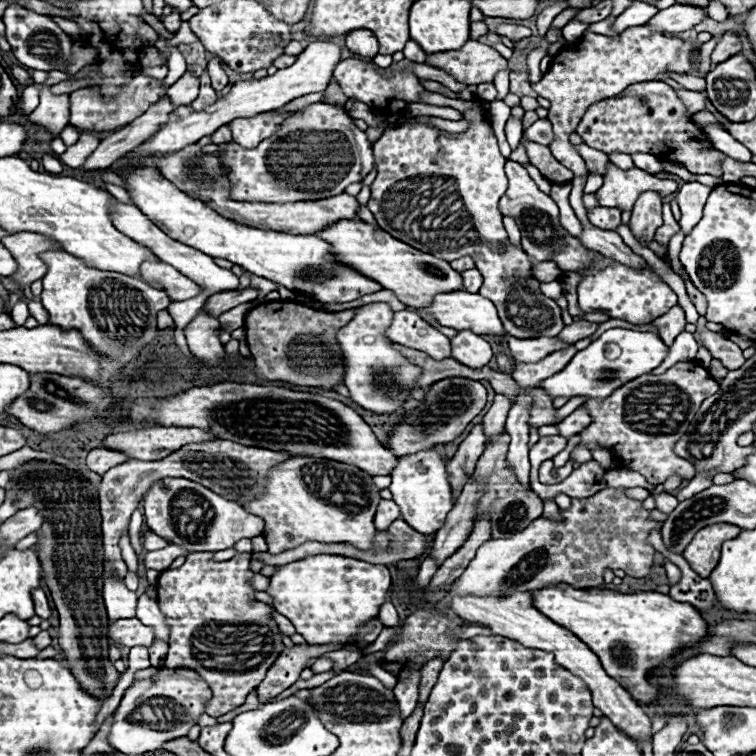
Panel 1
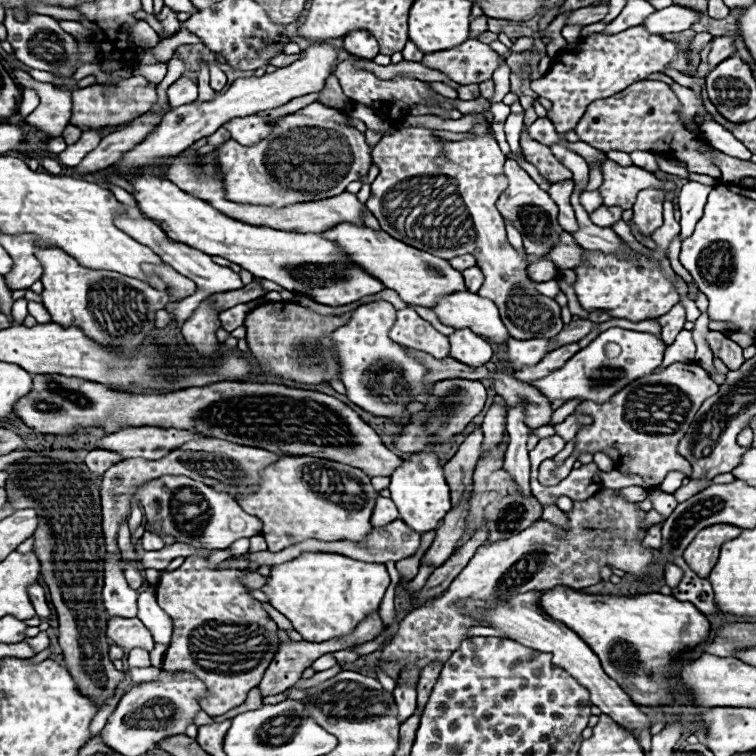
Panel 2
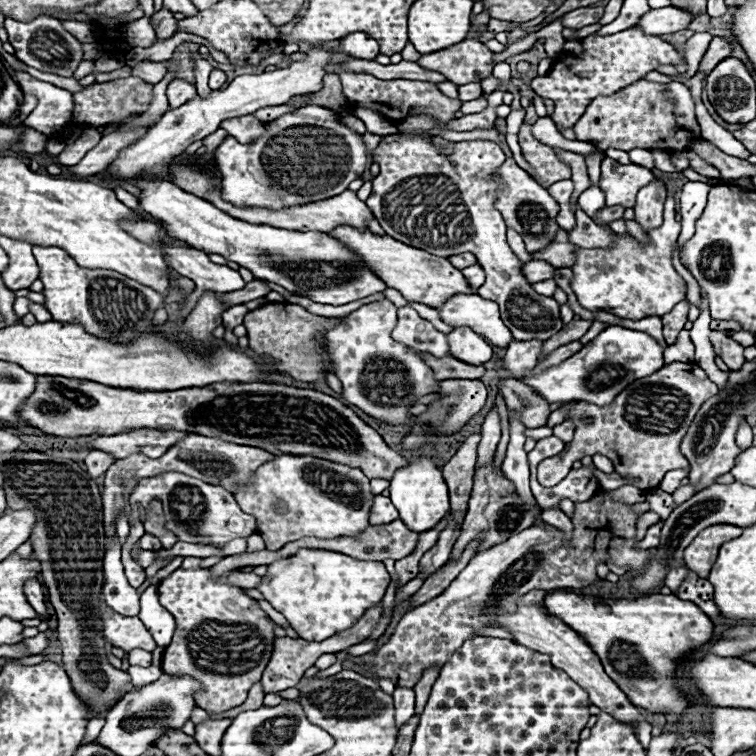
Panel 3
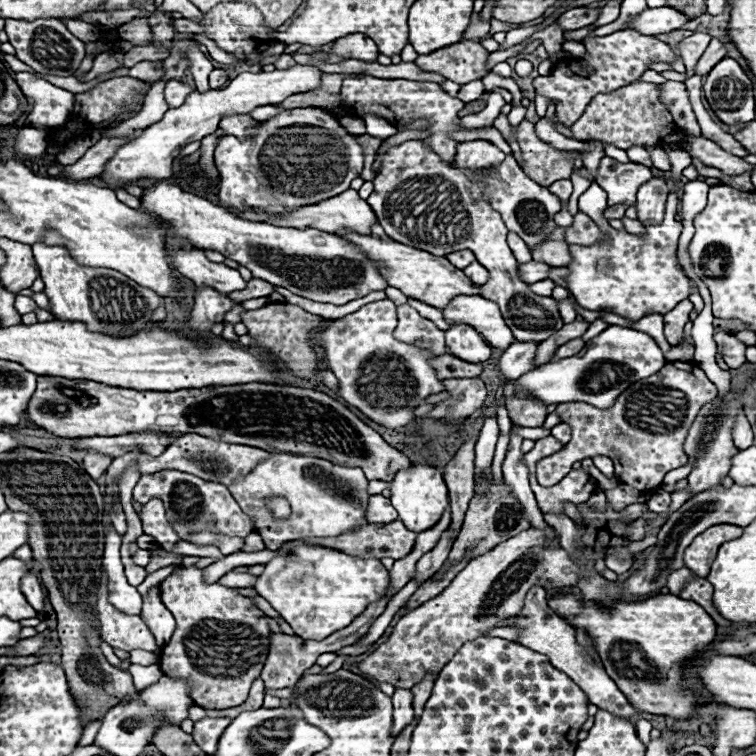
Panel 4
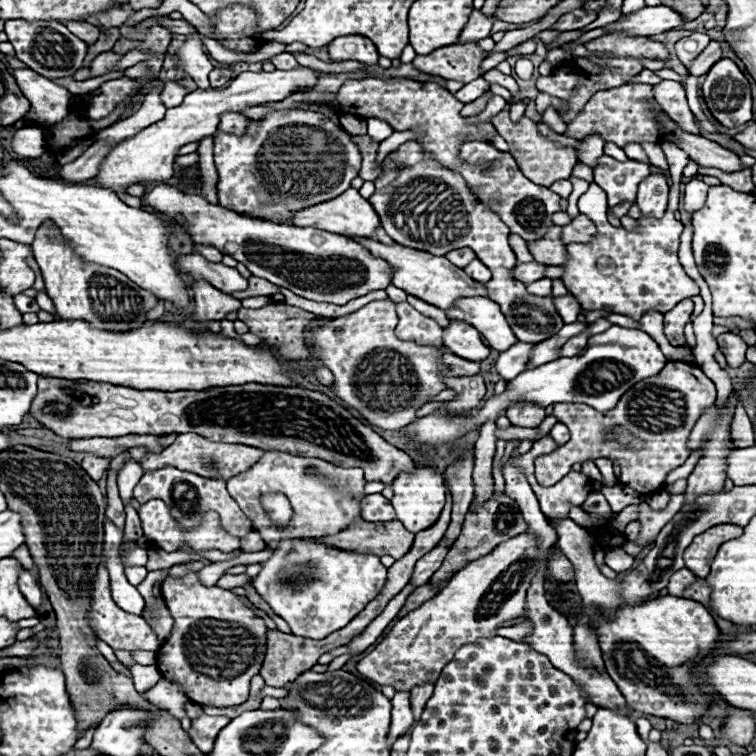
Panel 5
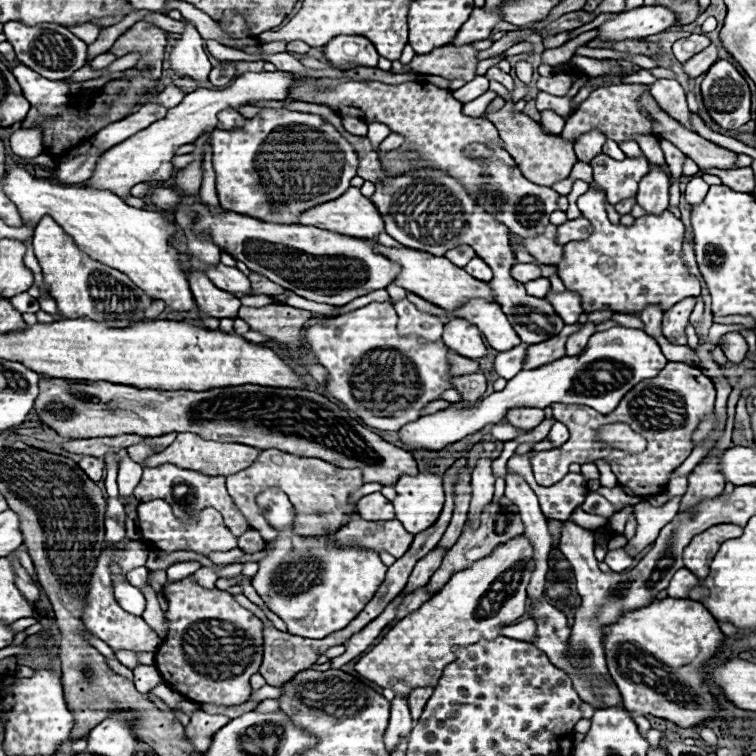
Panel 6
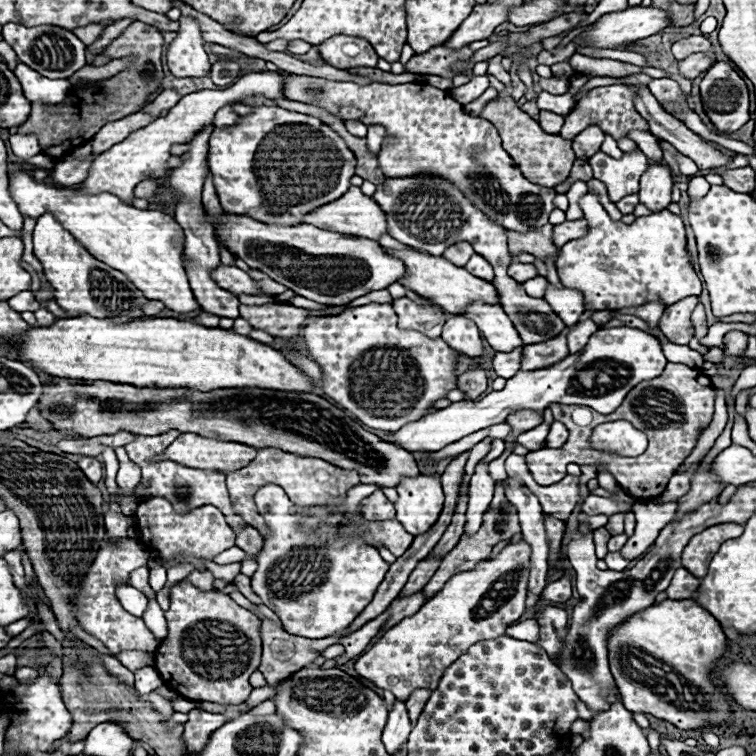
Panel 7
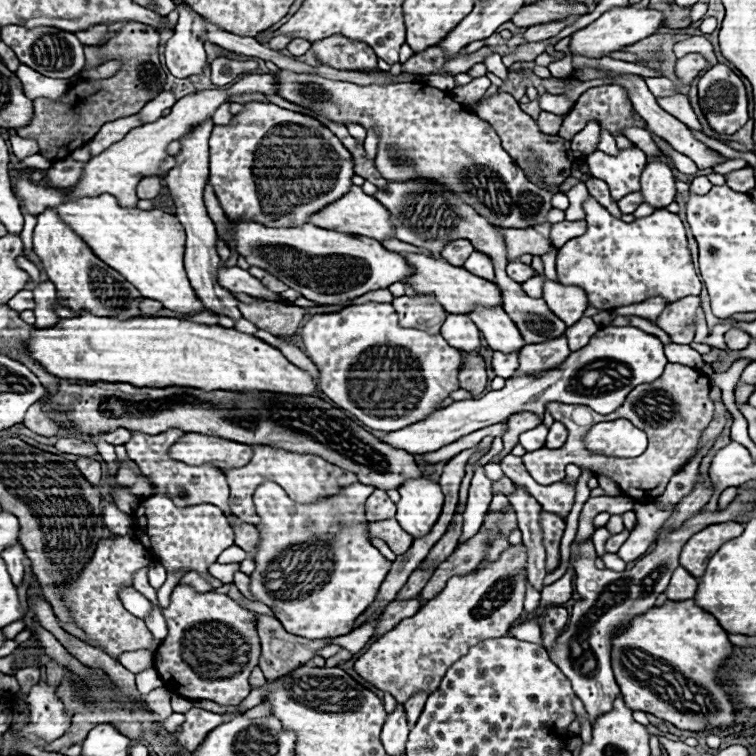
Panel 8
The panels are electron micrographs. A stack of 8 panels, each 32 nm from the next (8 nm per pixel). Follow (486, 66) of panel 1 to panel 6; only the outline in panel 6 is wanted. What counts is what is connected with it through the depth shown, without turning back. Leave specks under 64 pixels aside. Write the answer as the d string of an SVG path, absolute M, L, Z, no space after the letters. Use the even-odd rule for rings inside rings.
M472 44L466 46L440 46L432 50L430 54L414 56L410 62L410 68L420 74L432 74L442 76L446 80L464 78L470 82L476 78L476 66L478 66L478 52Z

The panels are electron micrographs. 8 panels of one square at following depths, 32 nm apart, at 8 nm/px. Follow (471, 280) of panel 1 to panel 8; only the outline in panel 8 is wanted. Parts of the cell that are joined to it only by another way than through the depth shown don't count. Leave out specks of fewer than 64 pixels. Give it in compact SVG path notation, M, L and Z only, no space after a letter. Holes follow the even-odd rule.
M474 252L468 260L466 260L466 270L470 270L472 274L478 274L480 278L494 278L494 268L488 256L484 256L482 252Z

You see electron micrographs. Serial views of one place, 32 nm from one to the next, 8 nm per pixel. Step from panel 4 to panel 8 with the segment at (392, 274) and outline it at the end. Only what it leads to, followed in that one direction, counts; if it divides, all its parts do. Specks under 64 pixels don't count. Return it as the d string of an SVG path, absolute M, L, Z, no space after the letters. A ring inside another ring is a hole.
M398 252L398 254L402 254L402 258L406 258L406 262L410 262L410 268L412 268L412 274L402 282L412 286L420 294L434 294L434 298L438 298L438 302L442 302L442 308L448 314L452 314L452 312L468 314L478 304L480 306L500 306L502 304L498 286L490 280L470 274L466 268L452 266L444 258L434 258L434 256L426 256L426 254L414 254L414 252Z

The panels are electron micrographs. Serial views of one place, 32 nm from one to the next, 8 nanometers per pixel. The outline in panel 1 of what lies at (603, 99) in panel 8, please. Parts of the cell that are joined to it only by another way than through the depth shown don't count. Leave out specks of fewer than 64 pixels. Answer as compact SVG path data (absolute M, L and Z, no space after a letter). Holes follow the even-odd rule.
M660 80L628 86L622 94L590 106L582 116L582 122L578 124L576 132L590 148L602 150L606 154L644 152L644 154L654 154L660 160L684 166L692 174L710 174L716 177L721 177L723 174L721 160L725 154L716 148L698 146L698 144L710 144L708 136L698 124L690 120L688 110L684 102L678 98L676 90Z

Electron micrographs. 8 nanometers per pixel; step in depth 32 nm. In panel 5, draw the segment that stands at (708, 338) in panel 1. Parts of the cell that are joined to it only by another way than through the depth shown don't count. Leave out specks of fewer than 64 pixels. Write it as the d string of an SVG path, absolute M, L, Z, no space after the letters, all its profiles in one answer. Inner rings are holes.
M726 332L720 334L716 338L720 352L726 356L726 362L730 368L738 368L744 362L744 352L746 352L746 344L742 342L742 338L734 332Z

